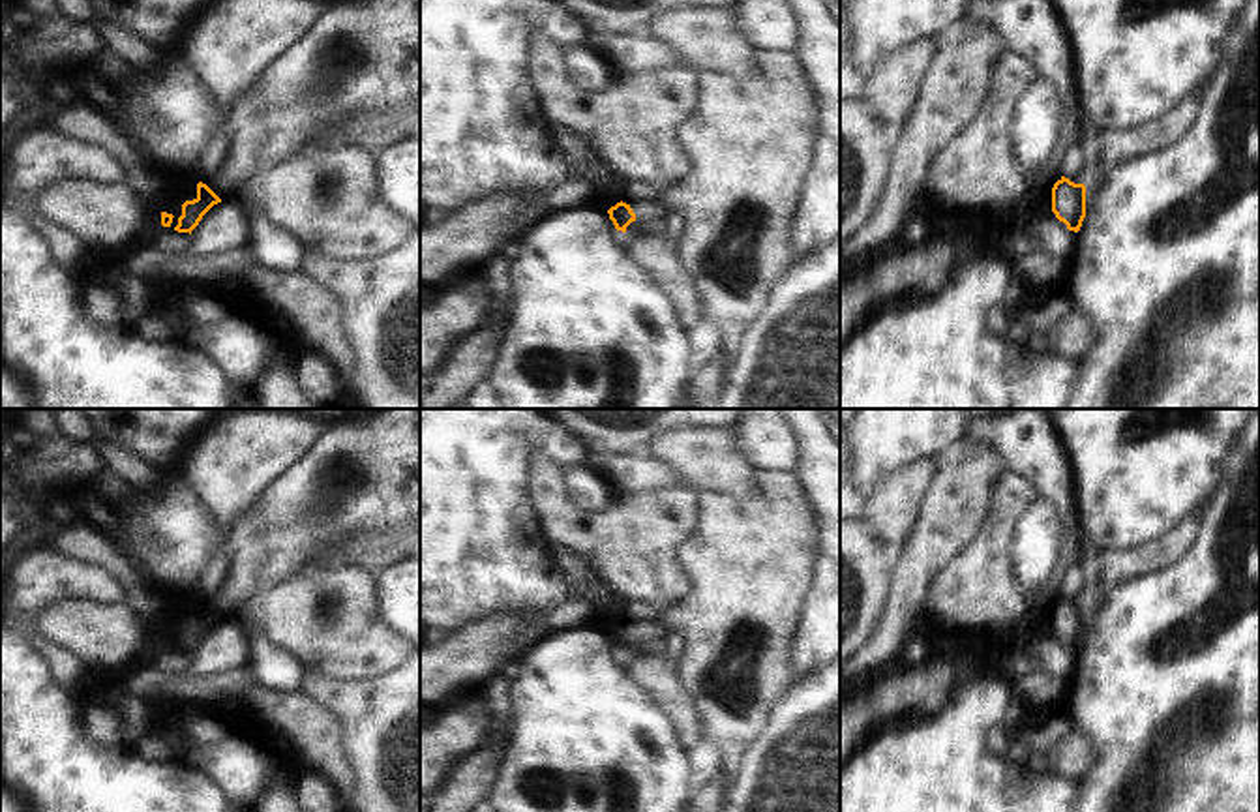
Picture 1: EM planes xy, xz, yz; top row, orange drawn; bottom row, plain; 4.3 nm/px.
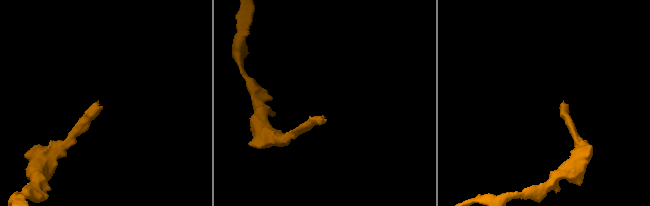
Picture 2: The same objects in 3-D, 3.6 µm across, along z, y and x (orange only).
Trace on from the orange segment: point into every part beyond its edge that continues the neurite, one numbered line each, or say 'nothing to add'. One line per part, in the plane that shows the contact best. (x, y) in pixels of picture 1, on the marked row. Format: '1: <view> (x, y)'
1: xz (651, 209).

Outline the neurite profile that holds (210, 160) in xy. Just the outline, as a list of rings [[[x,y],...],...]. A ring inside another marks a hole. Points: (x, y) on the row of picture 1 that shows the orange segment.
[[[219,128],[199,156],[193,178],[212,189],[214,178],[223,165],[229,148],[229,129]]]

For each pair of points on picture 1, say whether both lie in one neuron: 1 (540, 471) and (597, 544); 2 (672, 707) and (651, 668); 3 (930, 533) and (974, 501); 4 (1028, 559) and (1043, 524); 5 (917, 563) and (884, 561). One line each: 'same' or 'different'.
1: same
2: same
3: same
4: same
5: different

